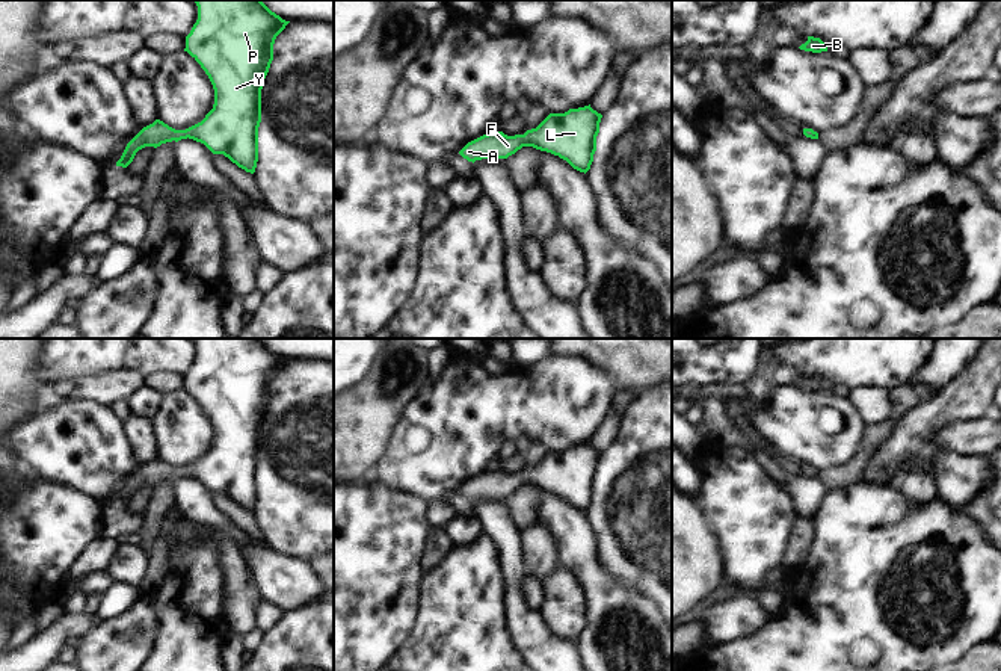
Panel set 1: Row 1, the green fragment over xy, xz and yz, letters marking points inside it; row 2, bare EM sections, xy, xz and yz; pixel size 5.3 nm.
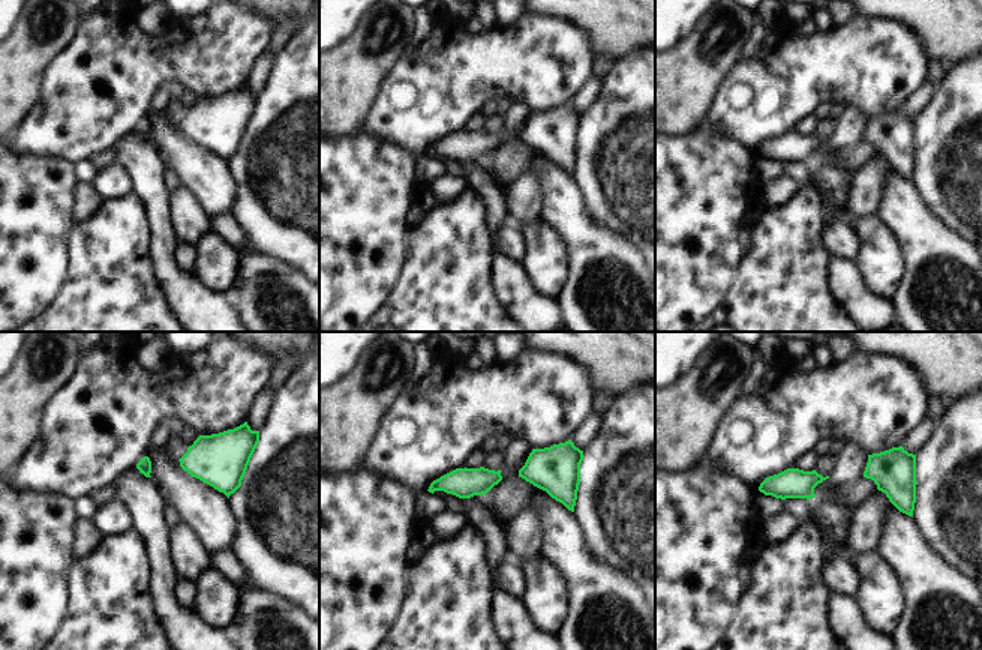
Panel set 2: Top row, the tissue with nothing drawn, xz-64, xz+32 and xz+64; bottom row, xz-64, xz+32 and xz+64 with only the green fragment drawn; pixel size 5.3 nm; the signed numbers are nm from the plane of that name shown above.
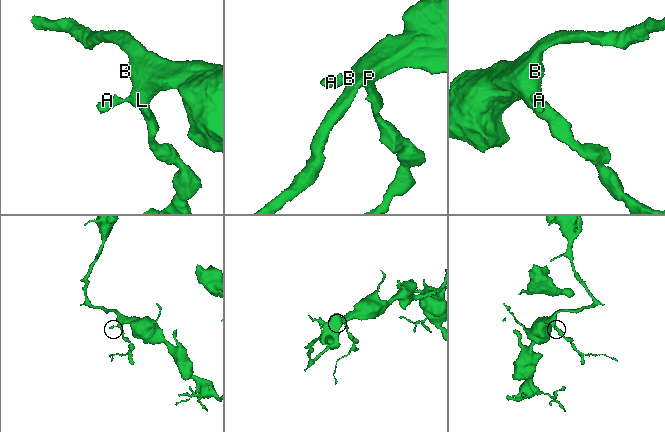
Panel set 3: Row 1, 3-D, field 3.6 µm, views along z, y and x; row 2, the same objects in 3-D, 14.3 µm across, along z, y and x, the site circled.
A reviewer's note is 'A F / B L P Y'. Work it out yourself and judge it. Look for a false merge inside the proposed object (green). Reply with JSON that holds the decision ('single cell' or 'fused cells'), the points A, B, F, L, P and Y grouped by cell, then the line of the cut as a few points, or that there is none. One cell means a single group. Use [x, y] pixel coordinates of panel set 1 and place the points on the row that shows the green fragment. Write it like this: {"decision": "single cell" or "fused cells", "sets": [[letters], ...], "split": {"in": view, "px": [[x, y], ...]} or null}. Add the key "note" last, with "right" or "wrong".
{"decision": "single cell", "sets": [["A", "B", "F", "L", "P", "Y"]], "split": null, "note": "wrong"}

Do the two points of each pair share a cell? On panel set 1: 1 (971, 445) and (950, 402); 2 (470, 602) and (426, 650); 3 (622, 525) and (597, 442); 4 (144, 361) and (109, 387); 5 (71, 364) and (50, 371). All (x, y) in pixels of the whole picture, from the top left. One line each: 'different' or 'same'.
1: different
2: same
3: different
4: different
5: same

